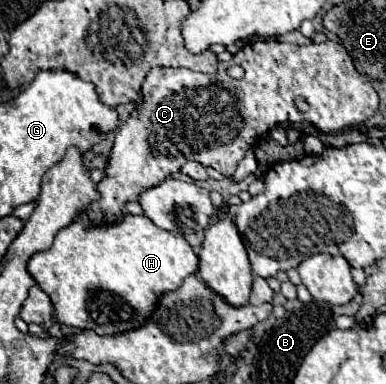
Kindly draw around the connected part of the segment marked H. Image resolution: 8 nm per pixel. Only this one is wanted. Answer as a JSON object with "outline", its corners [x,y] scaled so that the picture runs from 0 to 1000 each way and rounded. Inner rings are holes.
{"outline":[[[210,549],[184,586],[148,607],[132,648],[101,654],[75,674],[70,706],[127,768],[153,841],[199,857],[236,857],[251,872],[293,872],[360,852],[396,815],[412,768],[459,753],[484,716],[510,706],[510,690],[516,674],[474,612],[412,596],[376,560],[324,555],[308,581],[246,586],[231,570],[231,555]]]}

